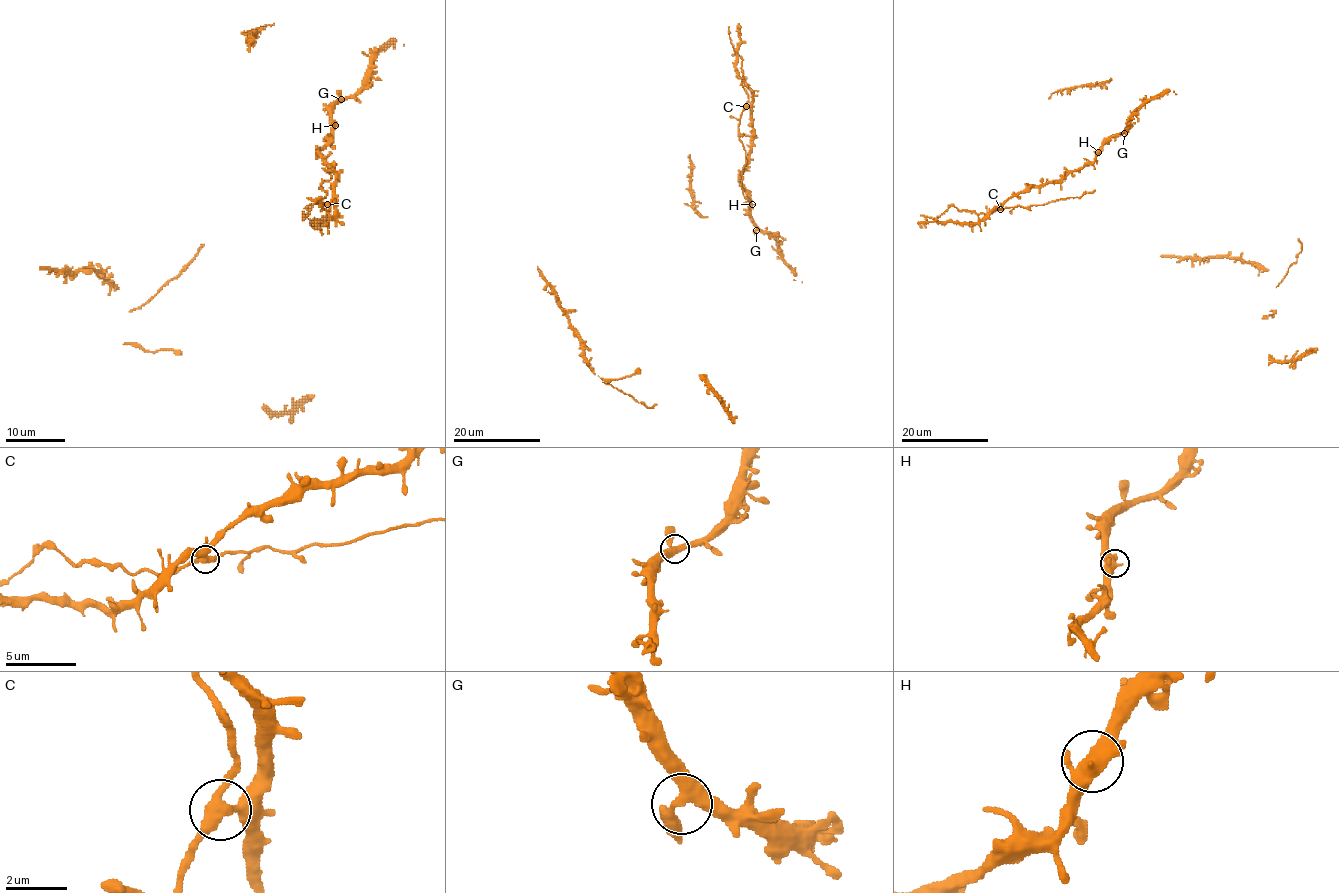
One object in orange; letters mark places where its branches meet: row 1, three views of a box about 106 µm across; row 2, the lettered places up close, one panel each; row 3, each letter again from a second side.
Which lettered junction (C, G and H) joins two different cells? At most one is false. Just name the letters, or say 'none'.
C

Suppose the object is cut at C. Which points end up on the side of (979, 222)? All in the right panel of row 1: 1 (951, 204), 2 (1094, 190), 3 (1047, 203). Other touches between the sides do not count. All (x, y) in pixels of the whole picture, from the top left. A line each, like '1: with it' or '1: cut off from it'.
1: cut off from it
2: cut off from it
3: cut off from it

